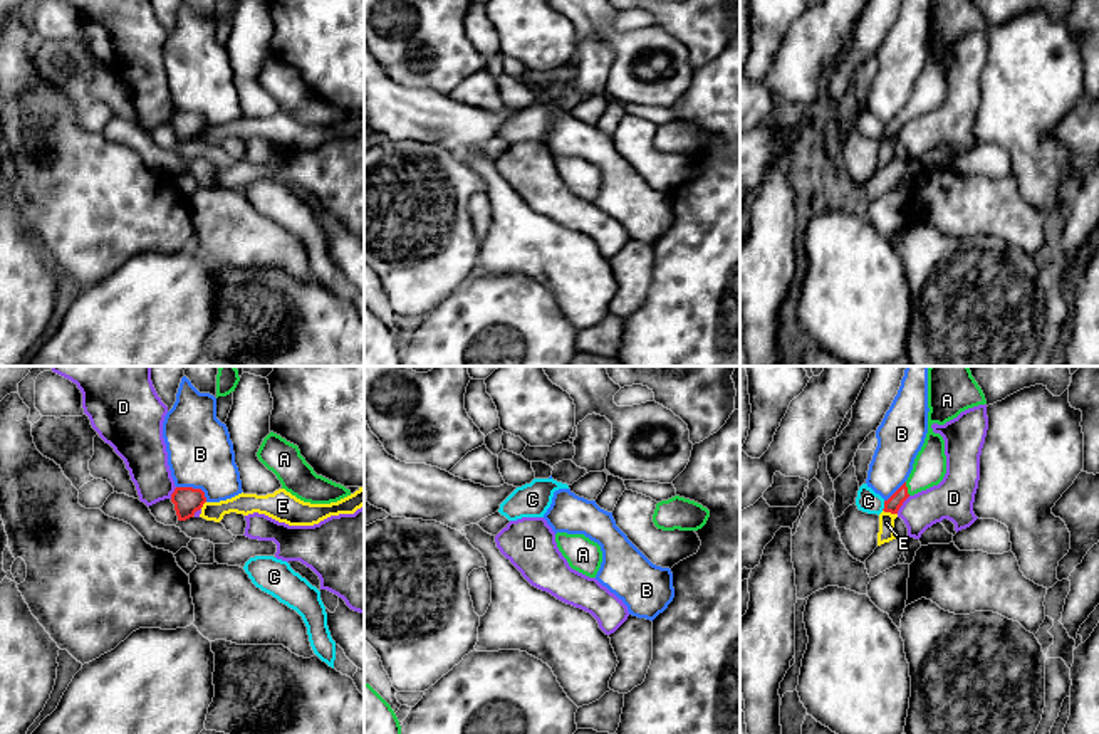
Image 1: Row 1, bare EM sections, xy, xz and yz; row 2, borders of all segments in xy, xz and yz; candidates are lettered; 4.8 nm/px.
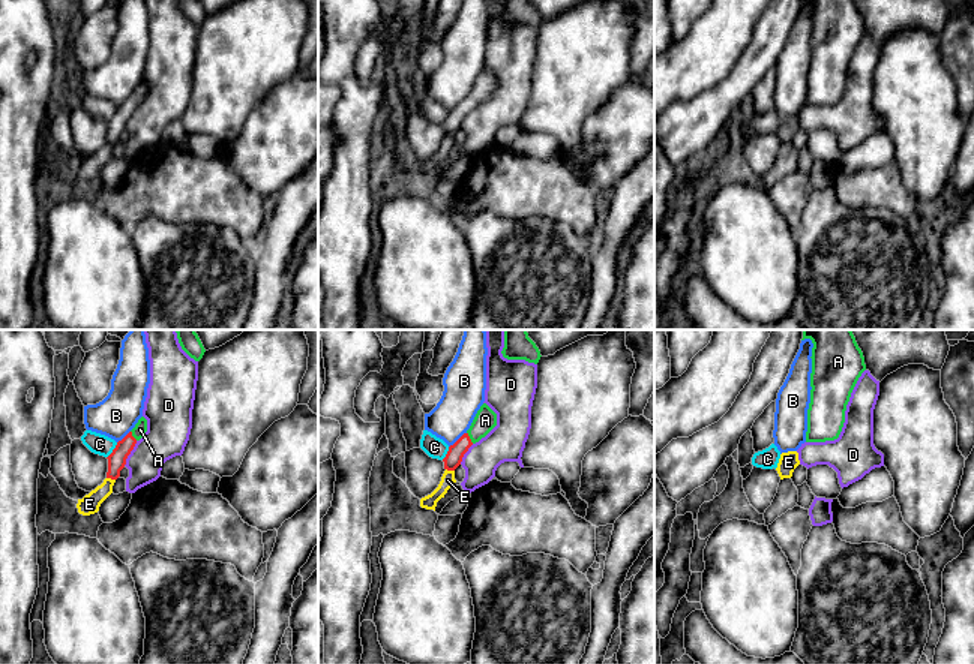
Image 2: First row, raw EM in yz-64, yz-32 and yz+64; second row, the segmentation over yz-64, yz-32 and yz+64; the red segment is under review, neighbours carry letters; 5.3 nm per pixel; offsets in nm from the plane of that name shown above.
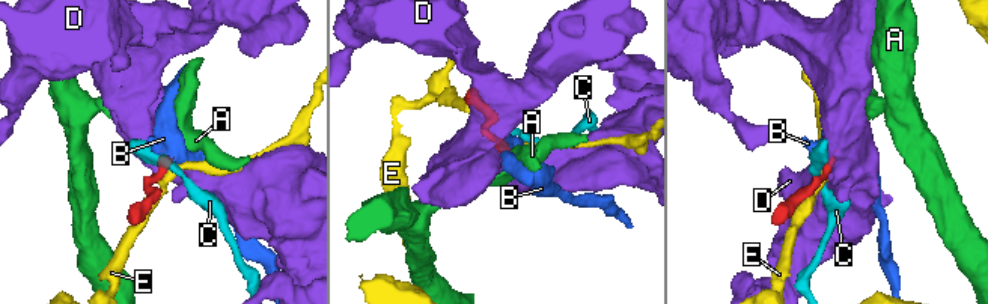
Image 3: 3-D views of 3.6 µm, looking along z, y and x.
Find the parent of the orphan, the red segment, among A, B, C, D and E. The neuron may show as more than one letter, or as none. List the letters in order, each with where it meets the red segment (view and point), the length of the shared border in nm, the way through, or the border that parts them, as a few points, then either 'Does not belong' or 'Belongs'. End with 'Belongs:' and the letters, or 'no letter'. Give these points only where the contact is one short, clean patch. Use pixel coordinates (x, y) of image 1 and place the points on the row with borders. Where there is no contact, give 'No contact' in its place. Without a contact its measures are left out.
A: Touches red at yz (906, 489). Shared border 70 nm. Path across: yz (893, 504), (906, 489), (930, 466). Belongs
B: Touches red at xy (195, 489). Shared border 170 nm. Boundary: xy (177, 486), (198, 487), (207, 501). Does not belong
C: Touches red at yz (885, 506). Shared border 50 nm. Boundary: yz (885, 501), (881, 509). Does not belong
D: Touches red at yz (901, 504). Shared border 110 nm. Boundary: yz (910, 496), (896, 513). Does not belong
E: Touches red at yz (890, 511). Shared border 80 nm. Does not belong
Belongs: A

